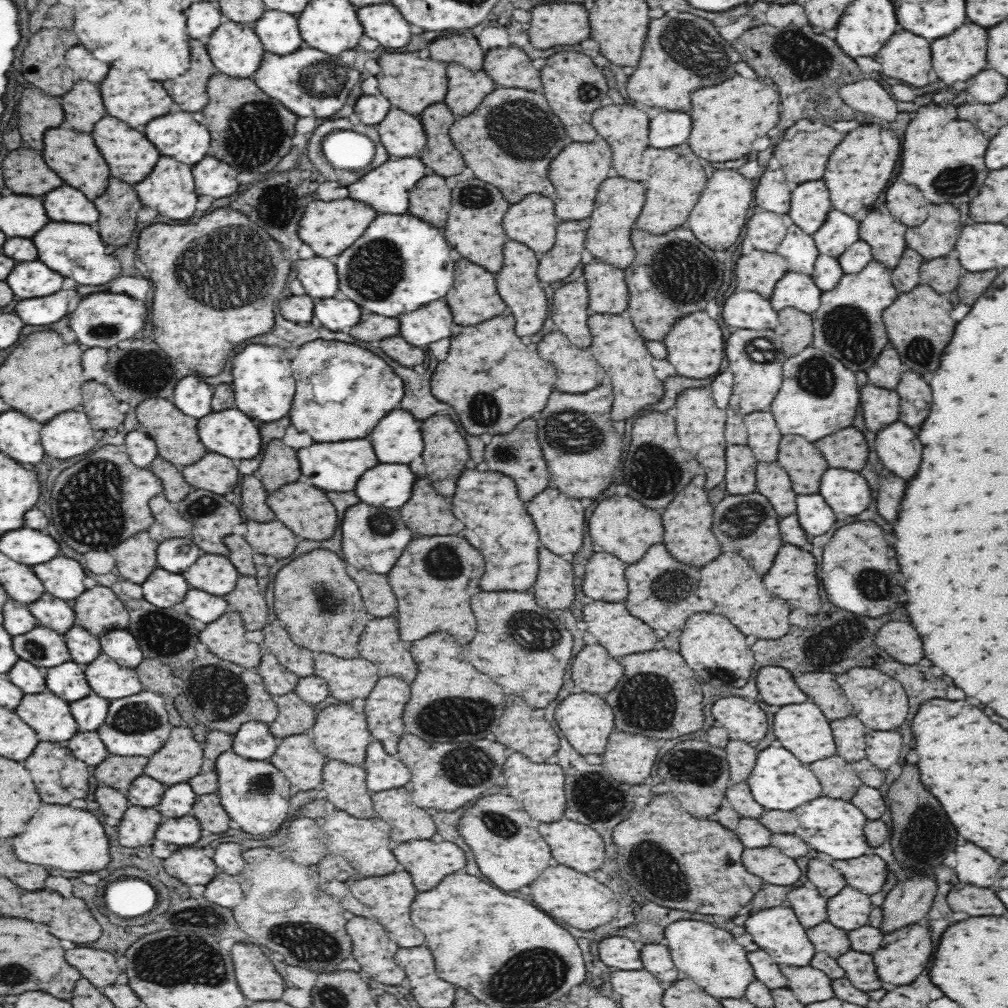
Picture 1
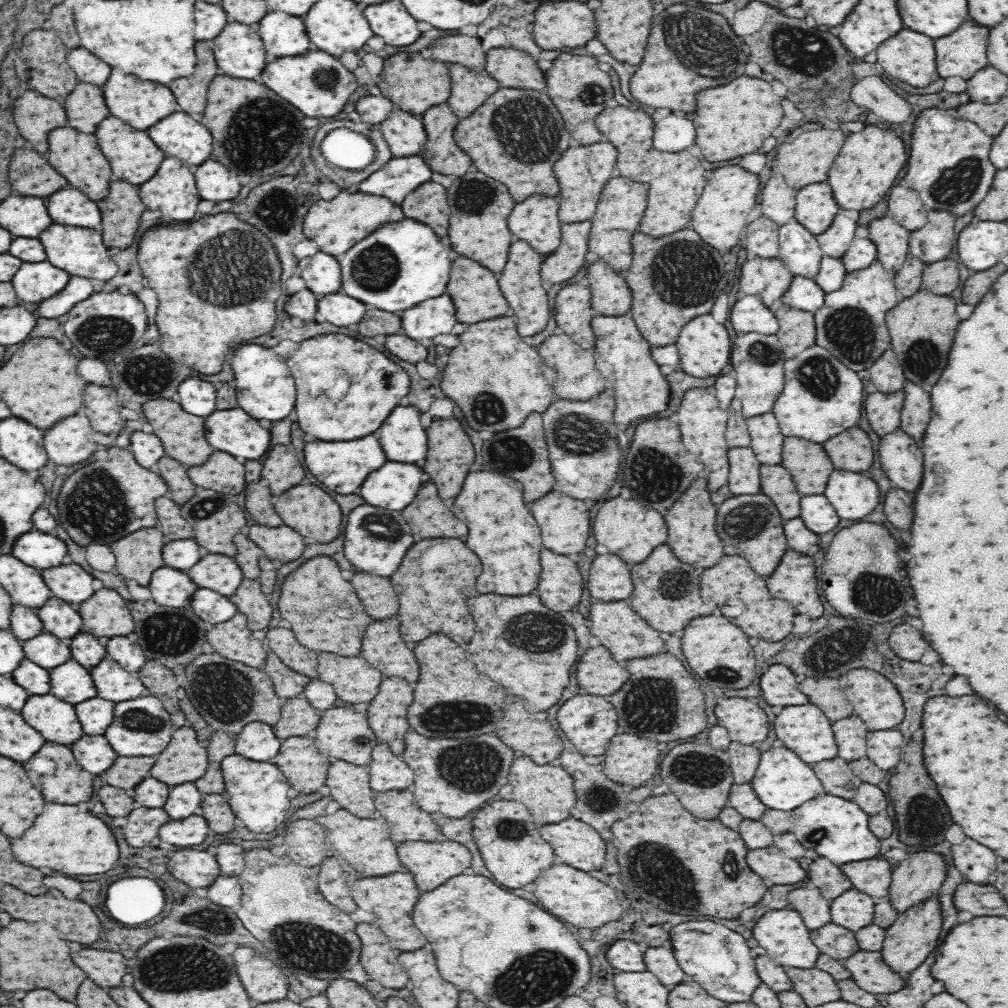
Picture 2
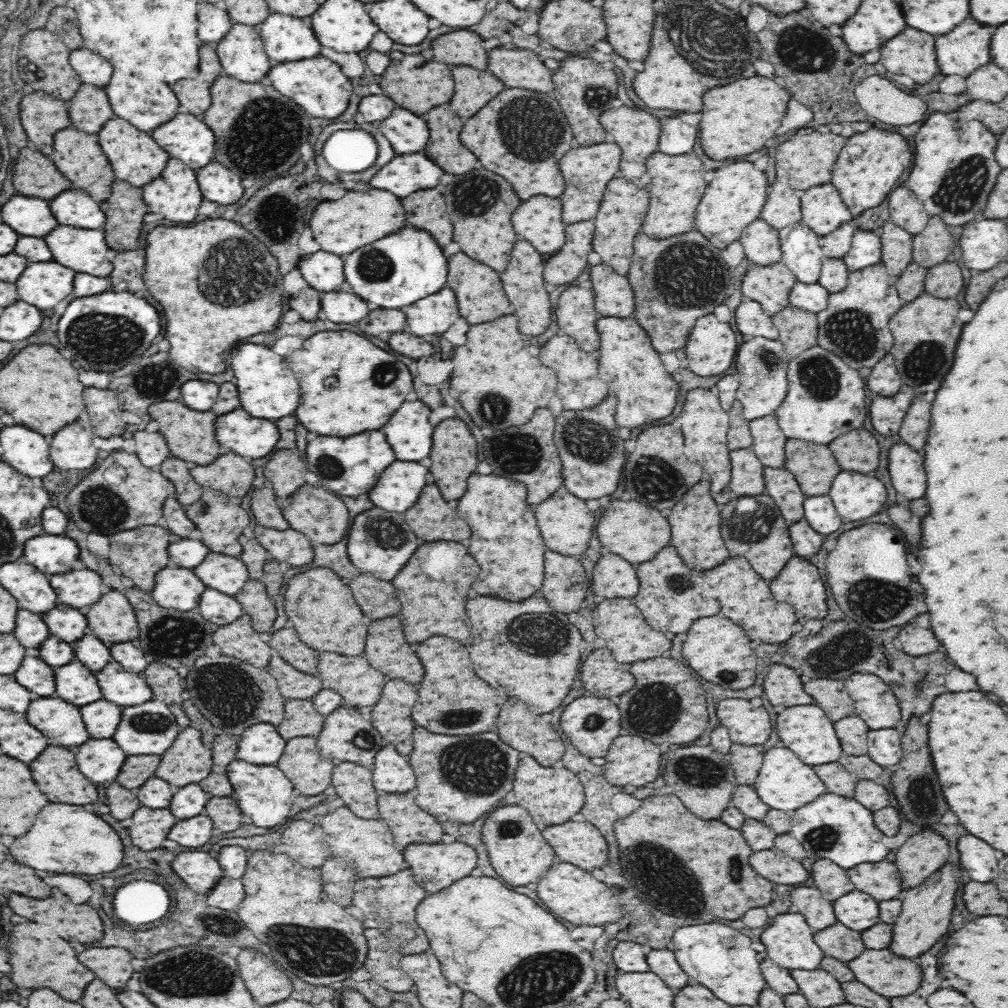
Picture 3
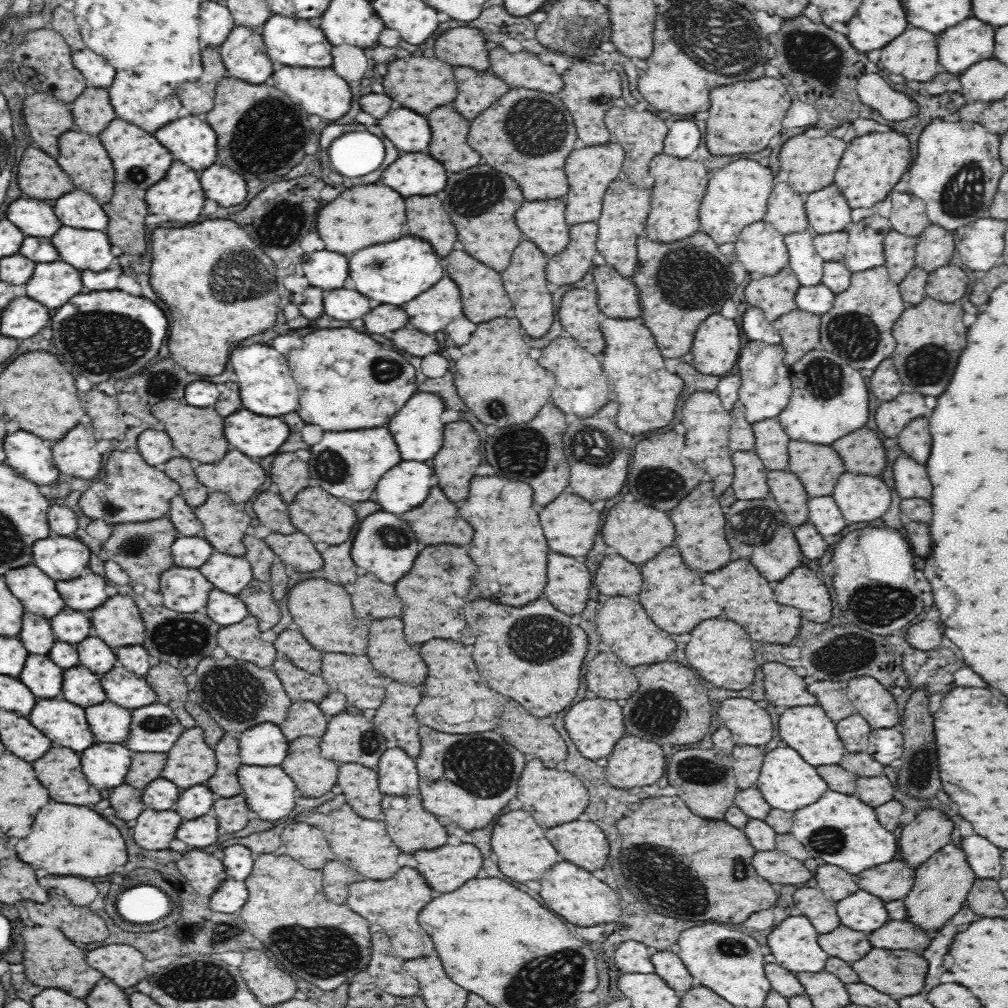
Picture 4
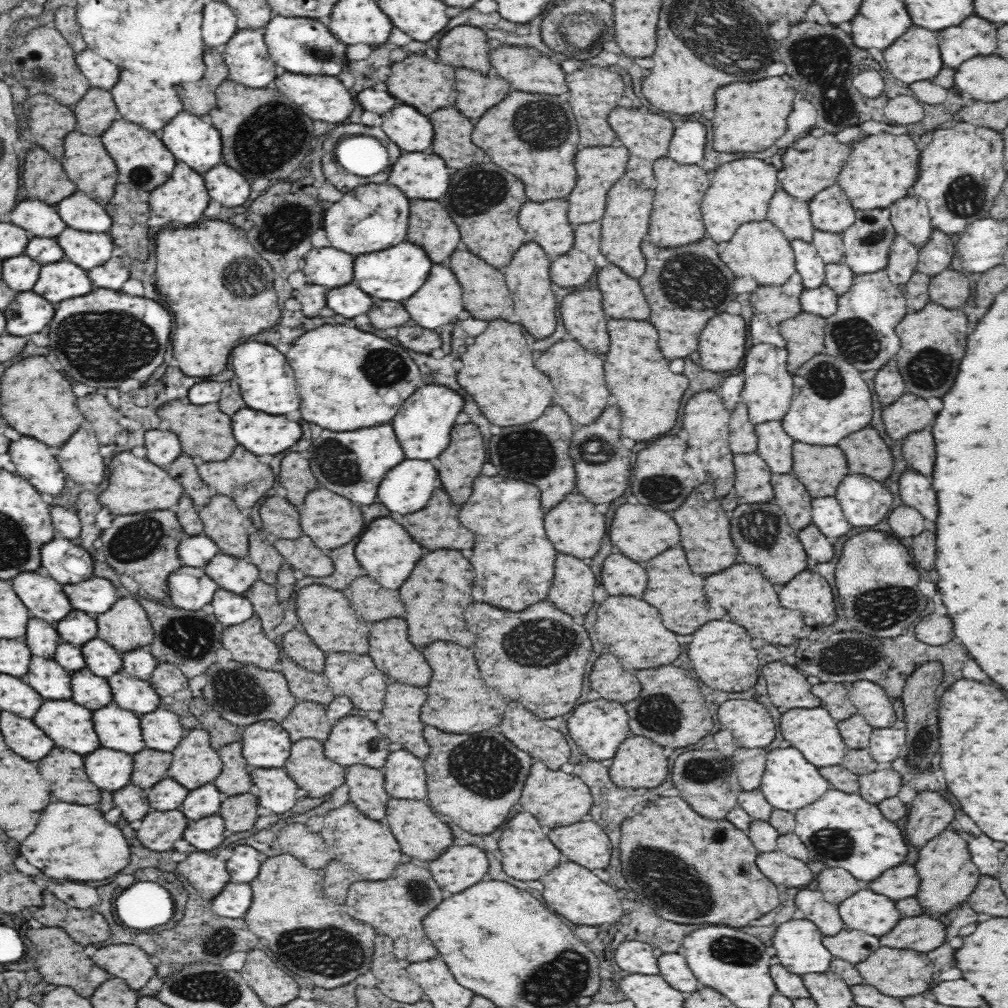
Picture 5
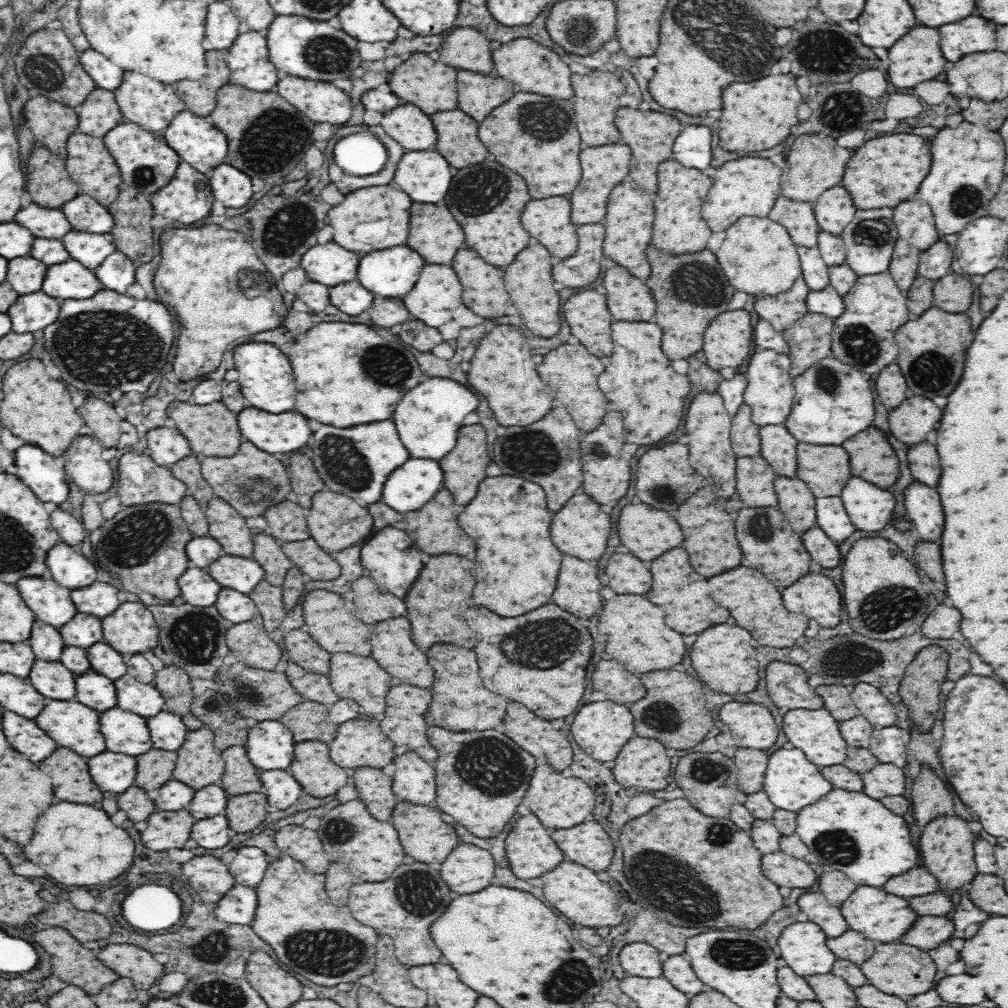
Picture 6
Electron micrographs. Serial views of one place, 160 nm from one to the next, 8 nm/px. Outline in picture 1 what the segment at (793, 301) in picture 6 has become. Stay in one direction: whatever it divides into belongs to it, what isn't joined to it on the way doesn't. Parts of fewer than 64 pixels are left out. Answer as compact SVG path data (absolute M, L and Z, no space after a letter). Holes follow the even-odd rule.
M754 249L748 255L740 255L735 264L736 288L756 291L768 299L776 282L788 270L788 263L780 254Z

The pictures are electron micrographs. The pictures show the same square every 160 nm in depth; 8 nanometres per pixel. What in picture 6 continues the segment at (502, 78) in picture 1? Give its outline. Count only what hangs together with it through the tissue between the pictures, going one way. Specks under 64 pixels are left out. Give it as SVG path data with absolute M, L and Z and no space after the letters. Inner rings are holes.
M518 38L518 40L512 40L512 42L504 44L502 48L494 50L494 66L502 78L518 84L522 92L541 94L546 97L554 96L554 98L562 98L562 100L566 100L566 98L572 100L574 96L568 64L564 64L560 60L558 53L536 44L530 38Z

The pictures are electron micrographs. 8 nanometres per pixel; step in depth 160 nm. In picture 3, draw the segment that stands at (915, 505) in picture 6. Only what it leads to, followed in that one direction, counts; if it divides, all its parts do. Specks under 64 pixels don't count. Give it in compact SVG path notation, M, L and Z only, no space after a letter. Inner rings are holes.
M898 442L888 454L888 472L894 488L908 500L922 498L926 492L924 458L908 444Z

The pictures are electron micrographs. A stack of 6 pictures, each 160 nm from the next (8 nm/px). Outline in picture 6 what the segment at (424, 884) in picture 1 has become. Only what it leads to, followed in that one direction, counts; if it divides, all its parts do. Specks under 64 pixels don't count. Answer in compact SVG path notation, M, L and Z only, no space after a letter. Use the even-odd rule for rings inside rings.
M472 844L456 846L456 850L442 862L442 880L458 894L472 894L490 886L494 878L494 860L488 850Z

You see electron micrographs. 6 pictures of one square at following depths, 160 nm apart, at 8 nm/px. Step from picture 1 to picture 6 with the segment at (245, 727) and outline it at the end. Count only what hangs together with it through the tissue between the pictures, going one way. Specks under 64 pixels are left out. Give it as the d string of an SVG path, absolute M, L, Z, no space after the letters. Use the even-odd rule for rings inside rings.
M258 721L249 728L245 747L250 762L262 770L284 770L294 758L292 731L278 721Z

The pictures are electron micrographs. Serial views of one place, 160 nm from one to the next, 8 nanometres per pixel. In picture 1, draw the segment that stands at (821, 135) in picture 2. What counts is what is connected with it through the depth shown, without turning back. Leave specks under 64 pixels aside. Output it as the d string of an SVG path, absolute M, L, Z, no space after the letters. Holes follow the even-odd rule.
M824 126L816 132L798 132L792 140L780 142L774 156L780 160L788 180L820 180L826 170L830 152L838 146L842 136L842 132L830 126Z

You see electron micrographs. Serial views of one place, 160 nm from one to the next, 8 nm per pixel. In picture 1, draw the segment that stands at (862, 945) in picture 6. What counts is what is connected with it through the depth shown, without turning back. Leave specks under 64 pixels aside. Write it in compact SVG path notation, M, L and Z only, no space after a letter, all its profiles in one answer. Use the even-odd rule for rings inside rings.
M822 922L814 928L808 928L808 936L818 952L826 952L832 958L838 958L850 950L847 931L836 928L828 922Z

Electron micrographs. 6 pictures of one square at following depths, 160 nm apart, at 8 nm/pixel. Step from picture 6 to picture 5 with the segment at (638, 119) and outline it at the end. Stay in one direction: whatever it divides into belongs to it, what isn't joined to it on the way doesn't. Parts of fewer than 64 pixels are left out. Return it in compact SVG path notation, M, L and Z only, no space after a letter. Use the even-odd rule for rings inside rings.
M616 107L610 111L610 126L614 128L614 132L618 134L618 144L622 144L628 149L630 160L628 160L628 170L626 176L632 180L644 180L644 178L652 178L652 164L654 160L666 156L668 150L668 142L674 134L673 122L668 118L658 114L650 114L650 112L640 112L640 110L632 110L630 107Z

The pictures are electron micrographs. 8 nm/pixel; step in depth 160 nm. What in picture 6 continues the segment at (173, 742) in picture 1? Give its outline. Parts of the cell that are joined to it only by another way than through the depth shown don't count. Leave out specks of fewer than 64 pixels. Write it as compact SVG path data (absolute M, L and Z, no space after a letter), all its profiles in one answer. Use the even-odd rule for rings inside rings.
M202 726L194 731L188 730L183 745L176 751L178 762L172 776L195 791L208 784L216 784L224 774L224 760L218 752L220 751L216 750L214 733L210 729Z

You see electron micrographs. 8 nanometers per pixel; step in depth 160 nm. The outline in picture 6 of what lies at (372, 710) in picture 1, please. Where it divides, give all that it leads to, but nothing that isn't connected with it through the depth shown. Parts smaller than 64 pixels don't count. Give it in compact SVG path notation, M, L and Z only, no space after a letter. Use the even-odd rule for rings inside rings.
M410 684L392 686L386 697L385 716L380 724L383 733L395 745L402 746L404 744L404 746L408 746L408 750L416 752L427 762L438 758L438 751L430 746L426 734L428 726L424 722L424 714L428 710L430 702L432 702L432 696L430 696L428 690L422 690L422 688L416 688L416 686L410 686Z

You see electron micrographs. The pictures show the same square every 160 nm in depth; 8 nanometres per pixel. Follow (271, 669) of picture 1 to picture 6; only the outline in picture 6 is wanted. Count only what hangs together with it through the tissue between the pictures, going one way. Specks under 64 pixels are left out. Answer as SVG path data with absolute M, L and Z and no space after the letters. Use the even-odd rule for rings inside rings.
M290 661L285 673L294 690L308 701L319 702L329 707L340 699L327 675L311 673Z

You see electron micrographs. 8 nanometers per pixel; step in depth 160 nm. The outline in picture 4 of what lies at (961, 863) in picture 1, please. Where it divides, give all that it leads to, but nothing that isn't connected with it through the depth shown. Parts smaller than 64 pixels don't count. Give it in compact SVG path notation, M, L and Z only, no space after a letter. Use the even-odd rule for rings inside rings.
M974 834L974 836L966 836L962 840L962 850L966 854L968 864L972 866L976 878L998 878L1002 864L1002 850L996 848L994 844L990 844L986 838Z

